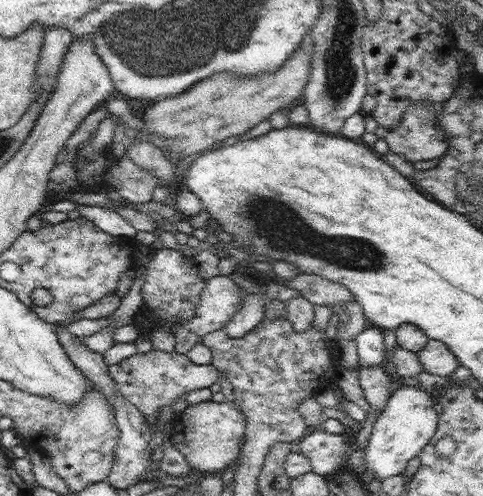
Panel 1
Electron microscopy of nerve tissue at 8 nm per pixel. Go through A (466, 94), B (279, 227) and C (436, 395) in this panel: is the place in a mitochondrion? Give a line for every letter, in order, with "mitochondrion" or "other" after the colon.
A: other
B: mitochondrion
C: other

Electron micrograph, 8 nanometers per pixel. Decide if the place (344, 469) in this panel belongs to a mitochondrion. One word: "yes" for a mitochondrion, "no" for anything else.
no

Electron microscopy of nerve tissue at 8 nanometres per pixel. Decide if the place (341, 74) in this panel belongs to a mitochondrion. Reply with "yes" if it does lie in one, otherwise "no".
yes

